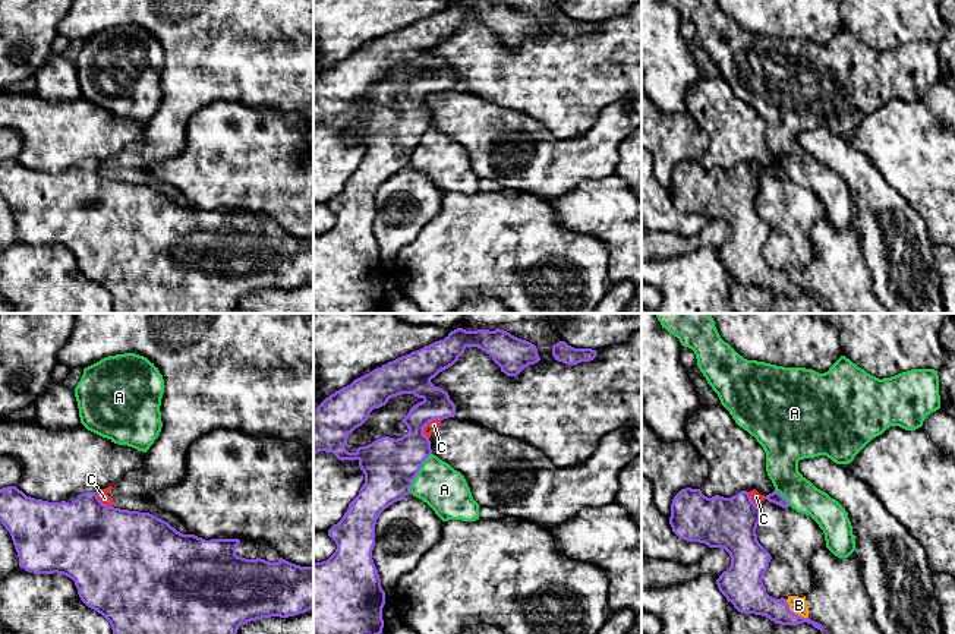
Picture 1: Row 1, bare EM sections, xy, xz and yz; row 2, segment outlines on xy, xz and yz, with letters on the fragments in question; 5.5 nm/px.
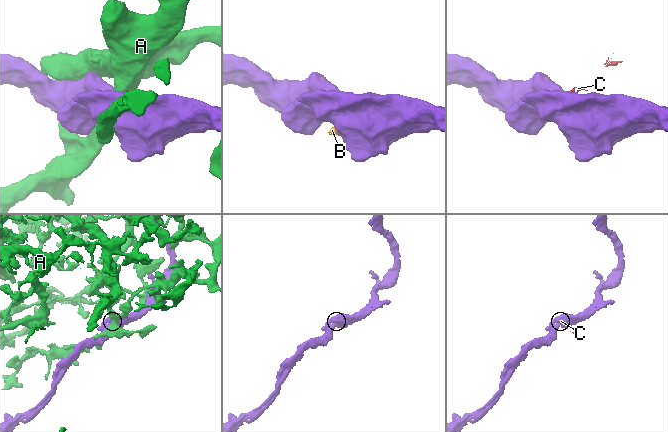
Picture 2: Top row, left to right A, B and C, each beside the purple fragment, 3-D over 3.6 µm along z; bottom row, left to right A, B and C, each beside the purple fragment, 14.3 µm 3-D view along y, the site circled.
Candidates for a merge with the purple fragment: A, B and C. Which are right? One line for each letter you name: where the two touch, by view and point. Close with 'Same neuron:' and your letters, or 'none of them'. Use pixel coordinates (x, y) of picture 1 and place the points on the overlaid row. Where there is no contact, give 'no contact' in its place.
Same neuron: none of them

